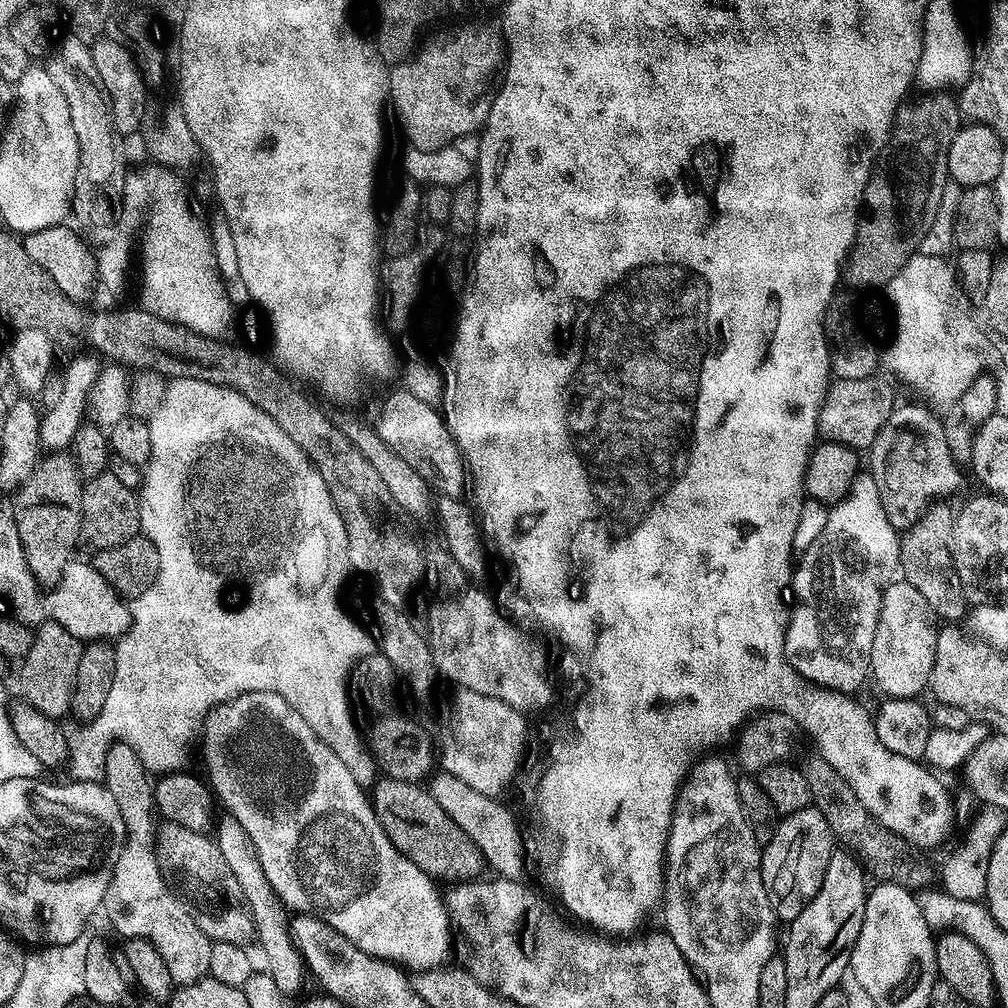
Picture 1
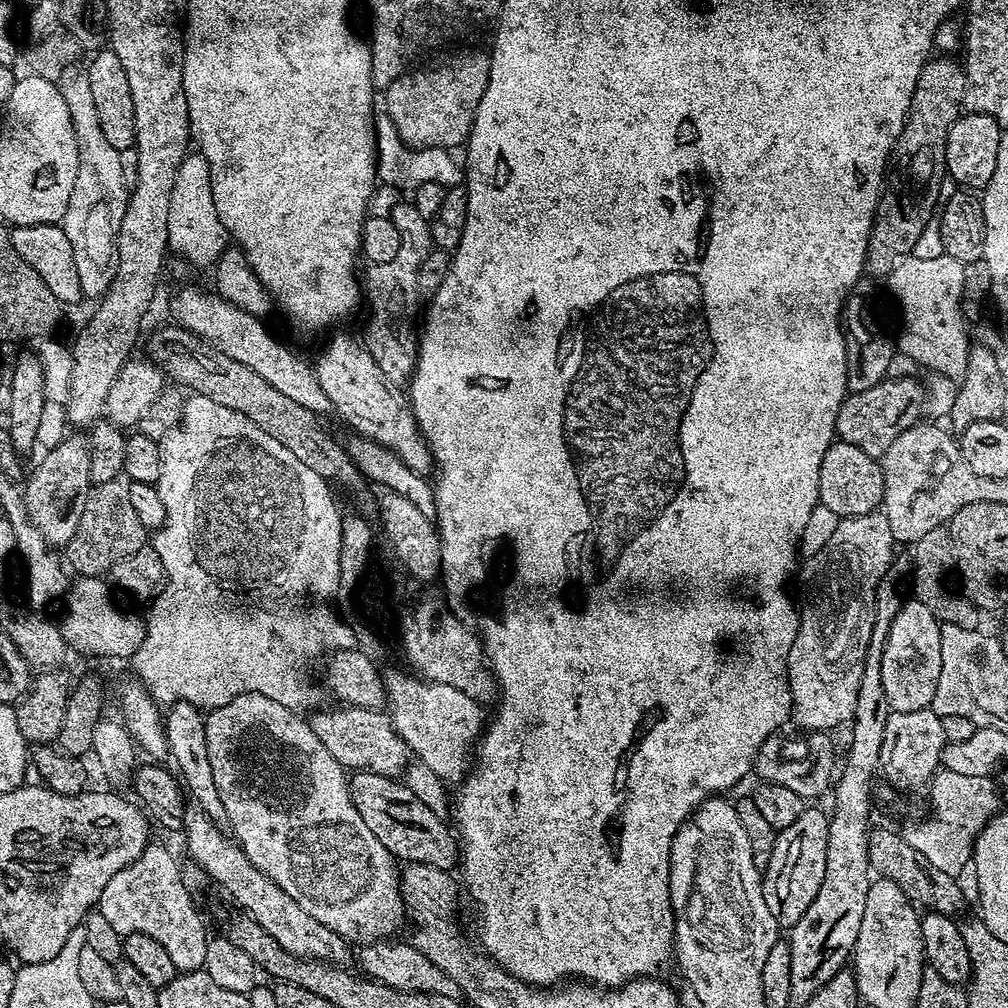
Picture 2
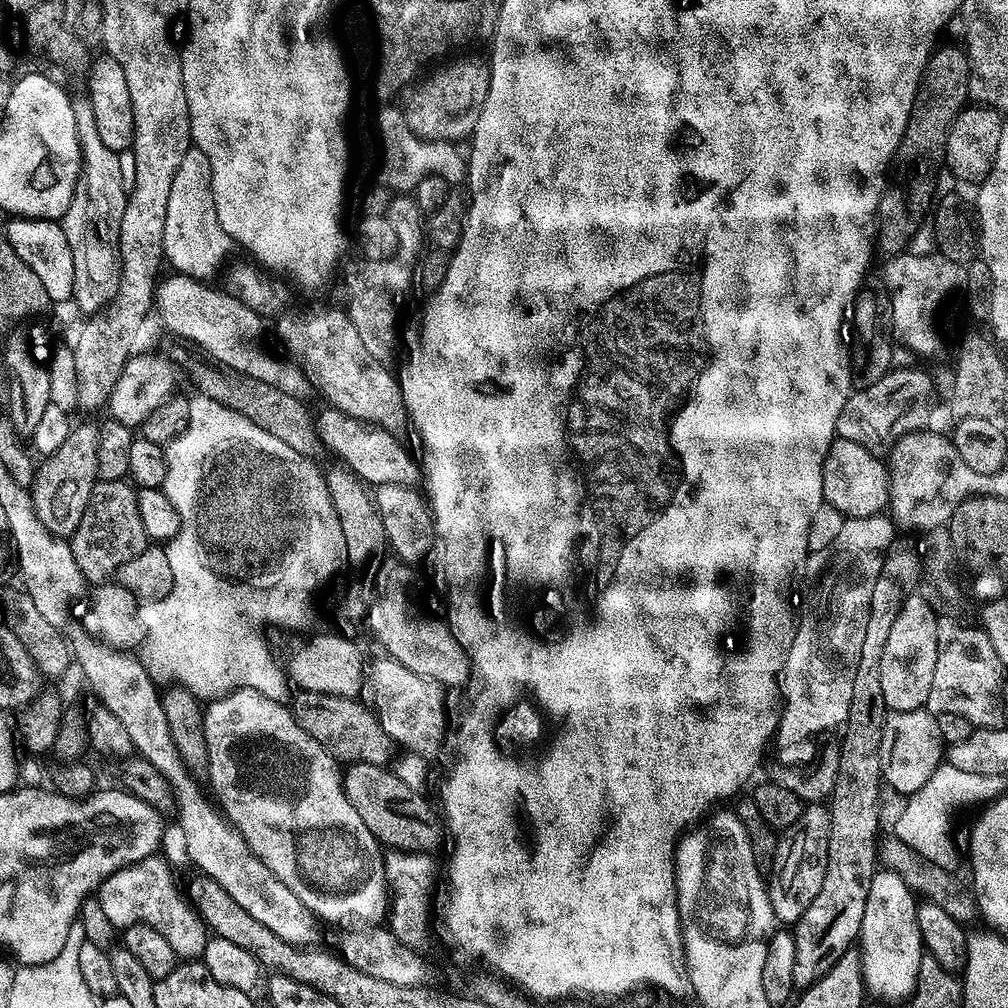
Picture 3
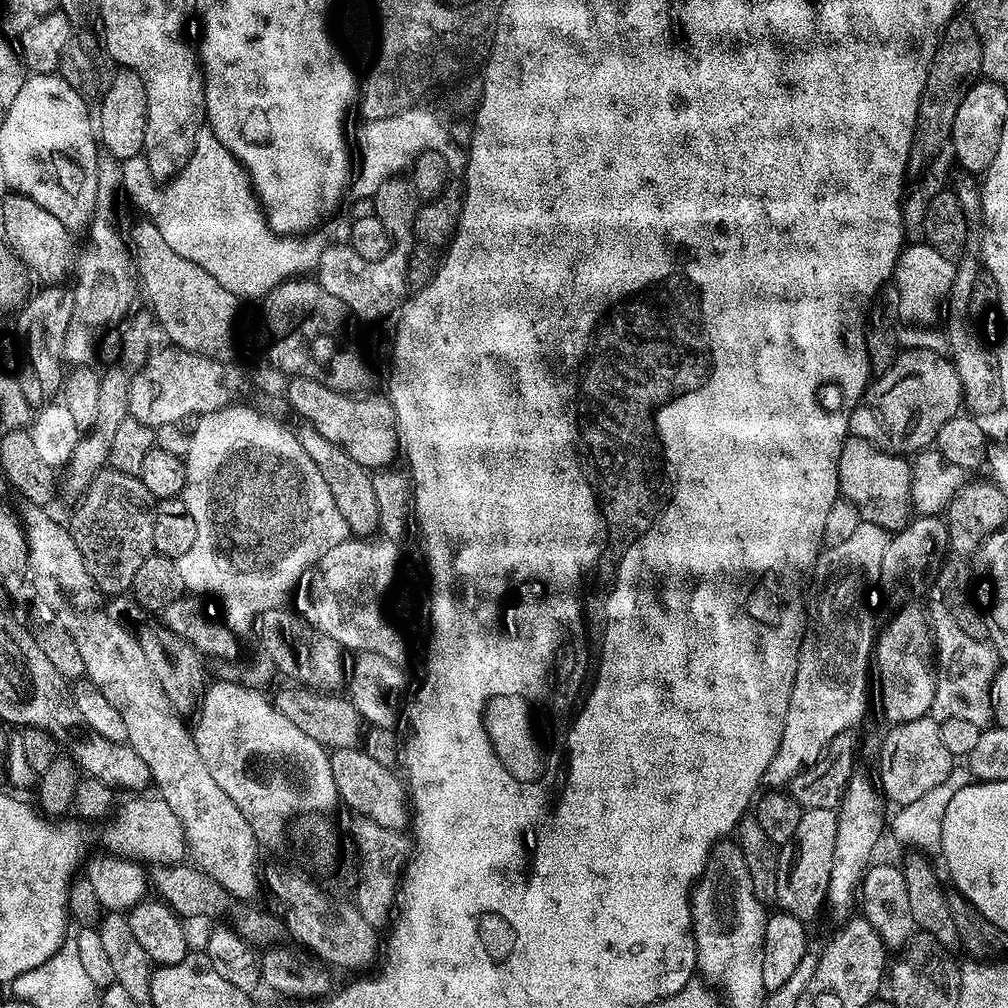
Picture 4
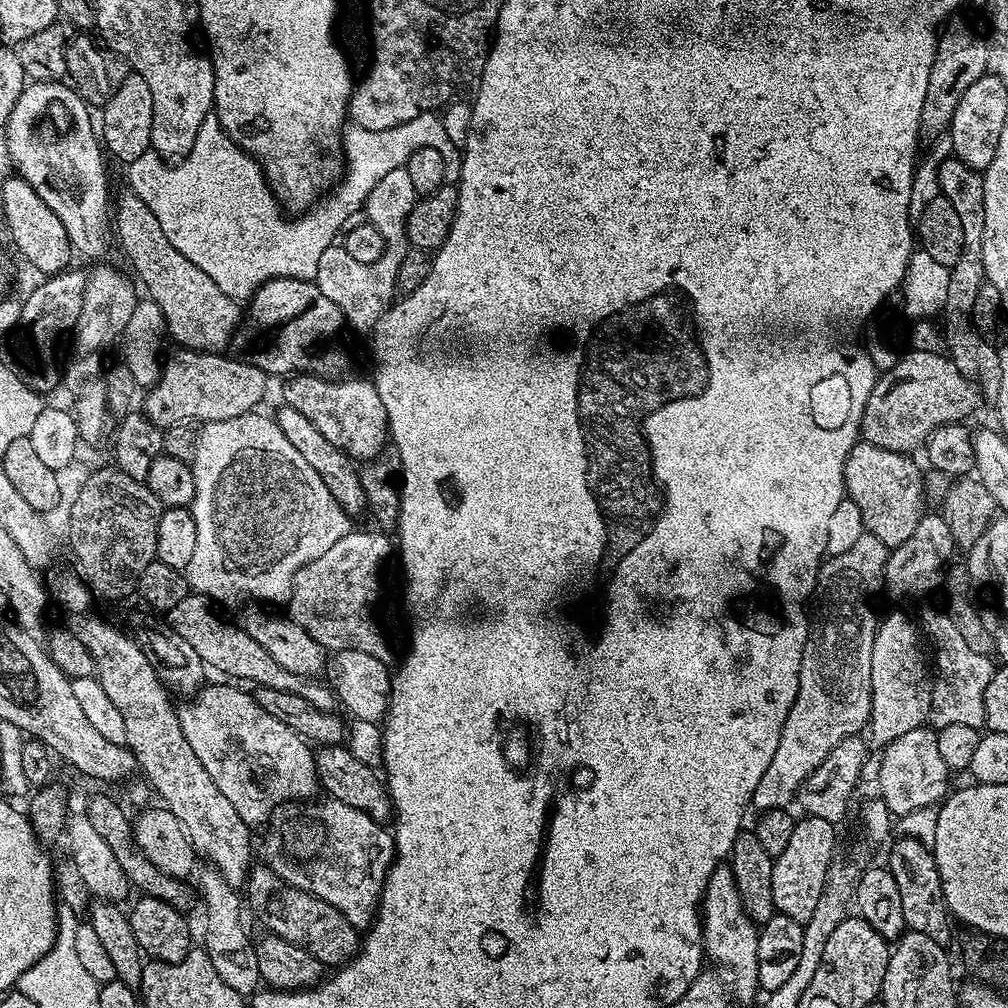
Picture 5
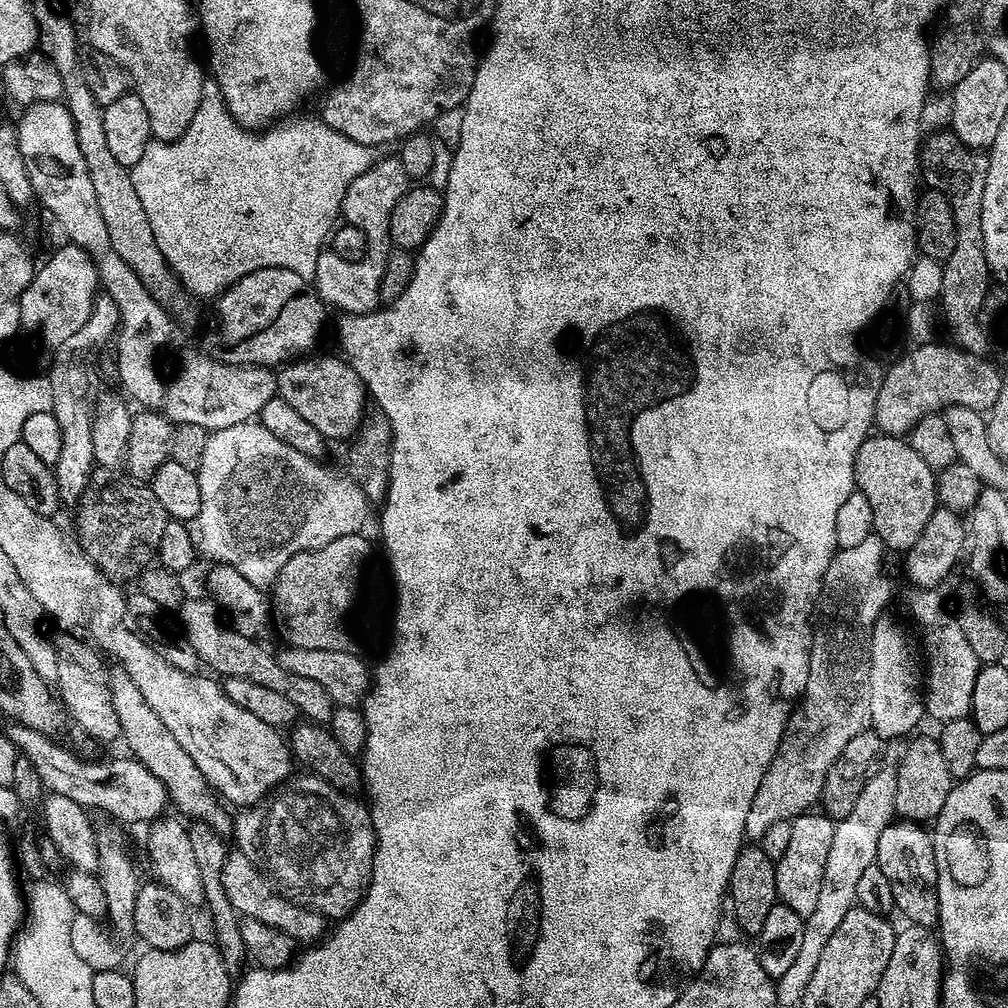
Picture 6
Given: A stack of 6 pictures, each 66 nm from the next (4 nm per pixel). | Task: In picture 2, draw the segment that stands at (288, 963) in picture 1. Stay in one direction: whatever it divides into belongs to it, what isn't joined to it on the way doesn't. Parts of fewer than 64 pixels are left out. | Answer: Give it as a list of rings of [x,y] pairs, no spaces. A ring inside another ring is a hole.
[[[176,700],[167,705],[164,717],[164,733],[168,739],[168,750],[171,759],[176,759],[175,767],[178,769],[179,777],[187,788],[189,795],[197,800],[201,811],[214,821],[217,828],[227,829],[229,827],[226,806],[222,806],[222,798],[214,784],[214,775],[210,770],[210,754],[206,750],[206,730],[204,722],[205,713],[185,700]]]

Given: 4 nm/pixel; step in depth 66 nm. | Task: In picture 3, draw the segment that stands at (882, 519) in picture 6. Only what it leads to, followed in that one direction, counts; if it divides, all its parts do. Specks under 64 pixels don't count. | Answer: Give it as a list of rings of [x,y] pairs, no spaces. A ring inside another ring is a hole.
[[[837,438],[832,441],[822,466],[822,490],[824,503],[839,510],[845,518],[879,516],[890,504],[885,461],[877,453],[849,440]]]

